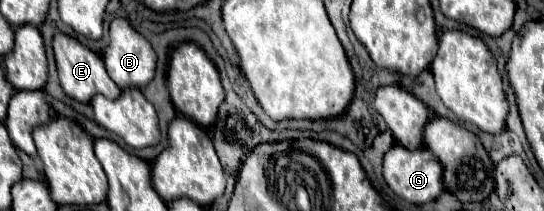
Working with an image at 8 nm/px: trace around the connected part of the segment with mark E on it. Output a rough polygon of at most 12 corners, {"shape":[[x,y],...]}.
{"shape":[[56,33],[52,51],[68,97],[120,95],[104,61],[70,35]]}

